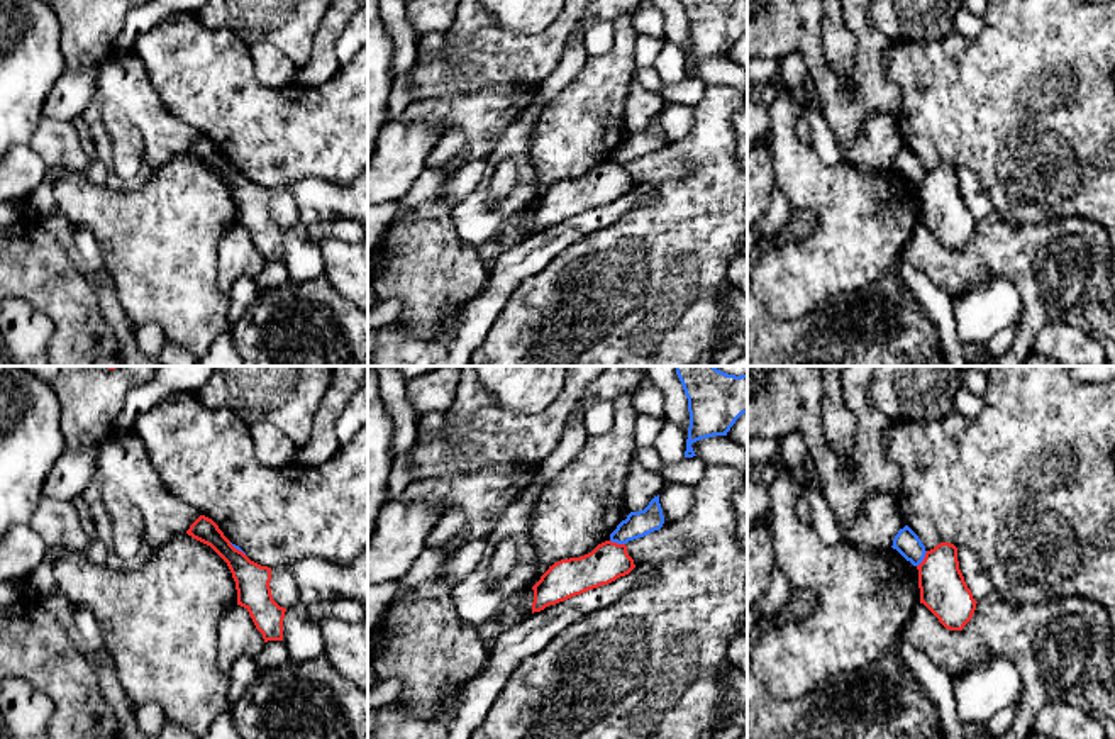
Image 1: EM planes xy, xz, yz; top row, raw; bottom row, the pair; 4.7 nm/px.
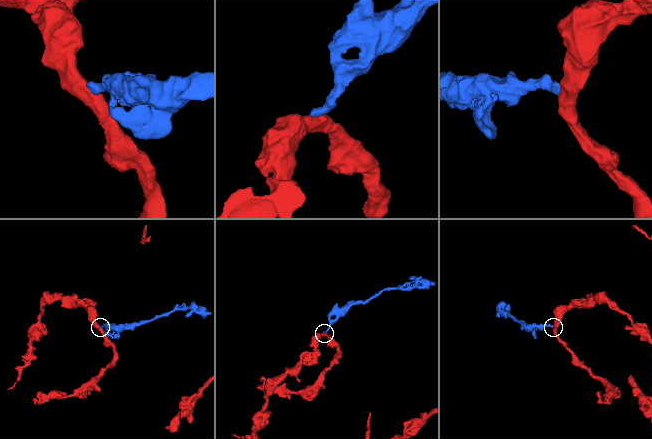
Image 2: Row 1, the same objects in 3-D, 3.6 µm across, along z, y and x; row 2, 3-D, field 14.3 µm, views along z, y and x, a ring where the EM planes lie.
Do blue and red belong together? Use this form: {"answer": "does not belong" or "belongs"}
{"answer": "does not belong"}

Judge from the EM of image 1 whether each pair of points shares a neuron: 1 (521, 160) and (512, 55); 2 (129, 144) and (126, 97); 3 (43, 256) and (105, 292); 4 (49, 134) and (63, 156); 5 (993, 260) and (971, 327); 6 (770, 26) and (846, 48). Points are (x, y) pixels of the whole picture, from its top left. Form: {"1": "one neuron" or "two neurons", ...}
{"1": "two neurons", "2": "two neurons", "3": "two neurons", "4": "one neuron", "5": "two neurons", "6": "two neurons"}

